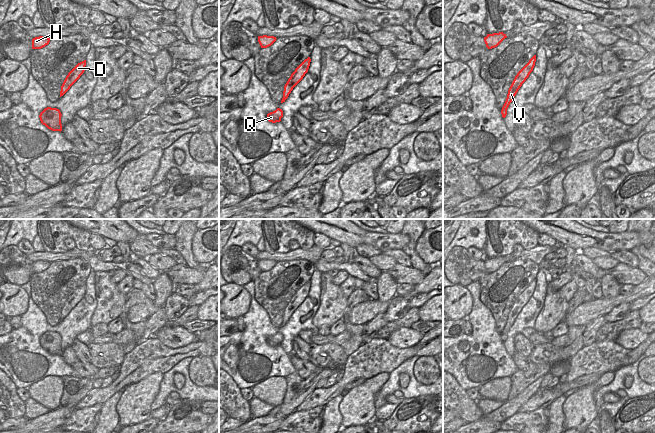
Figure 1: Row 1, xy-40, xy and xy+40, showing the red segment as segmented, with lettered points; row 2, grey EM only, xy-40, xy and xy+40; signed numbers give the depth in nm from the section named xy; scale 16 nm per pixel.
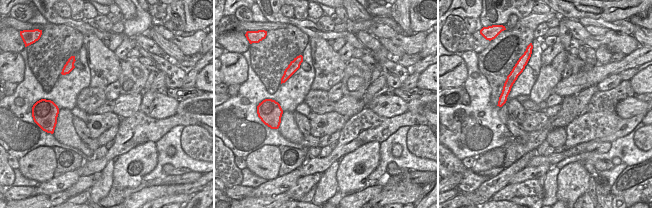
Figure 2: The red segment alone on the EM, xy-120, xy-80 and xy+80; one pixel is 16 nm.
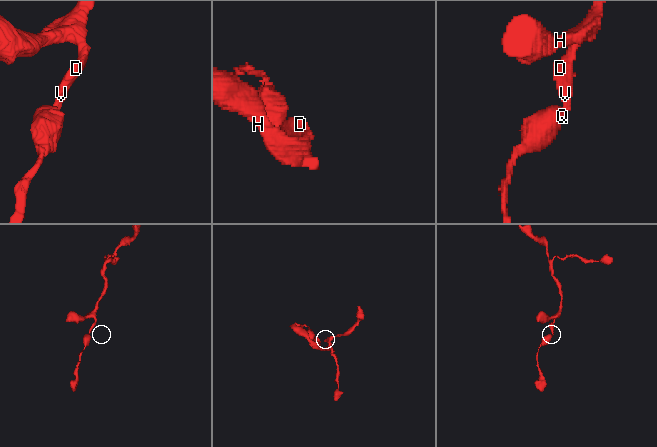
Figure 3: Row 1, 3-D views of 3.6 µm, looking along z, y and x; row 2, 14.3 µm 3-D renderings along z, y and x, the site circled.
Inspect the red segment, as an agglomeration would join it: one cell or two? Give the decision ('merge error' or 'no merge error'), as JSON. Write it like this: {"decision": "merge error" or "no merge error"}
{"decision": "no merge error"}

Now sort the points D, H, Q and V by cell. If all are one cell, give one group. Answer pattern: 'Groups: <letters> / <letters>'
Groups: D H Q V

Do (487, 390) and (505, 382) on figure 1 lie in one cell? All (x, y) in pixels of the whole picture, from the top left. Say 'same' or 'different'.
same

